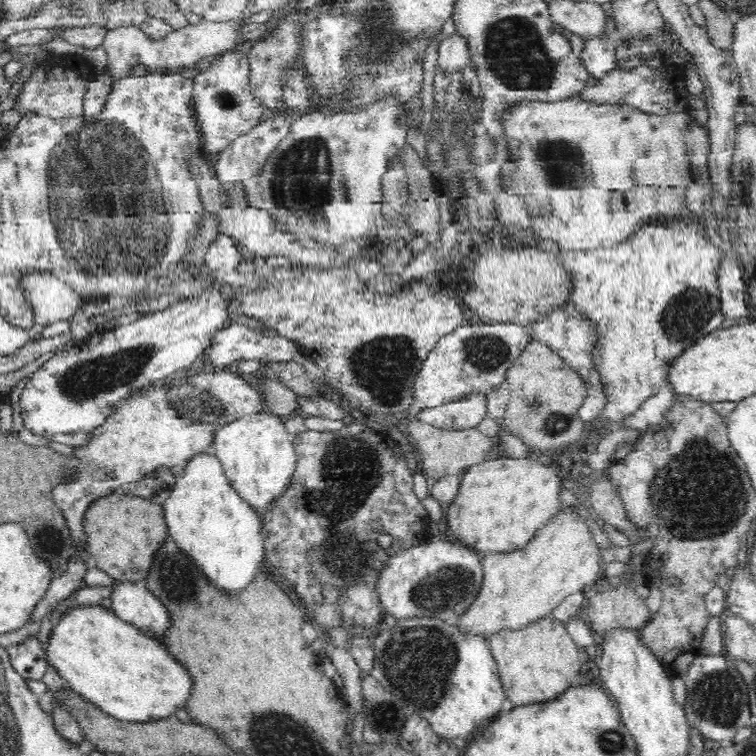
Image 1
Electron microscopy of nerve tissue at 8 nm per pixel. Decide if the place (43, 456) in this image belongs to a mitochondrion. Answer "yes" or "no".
no

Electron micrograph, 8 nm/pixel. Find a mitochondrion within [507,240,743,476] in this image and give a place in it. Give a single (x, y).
(688, 313)

